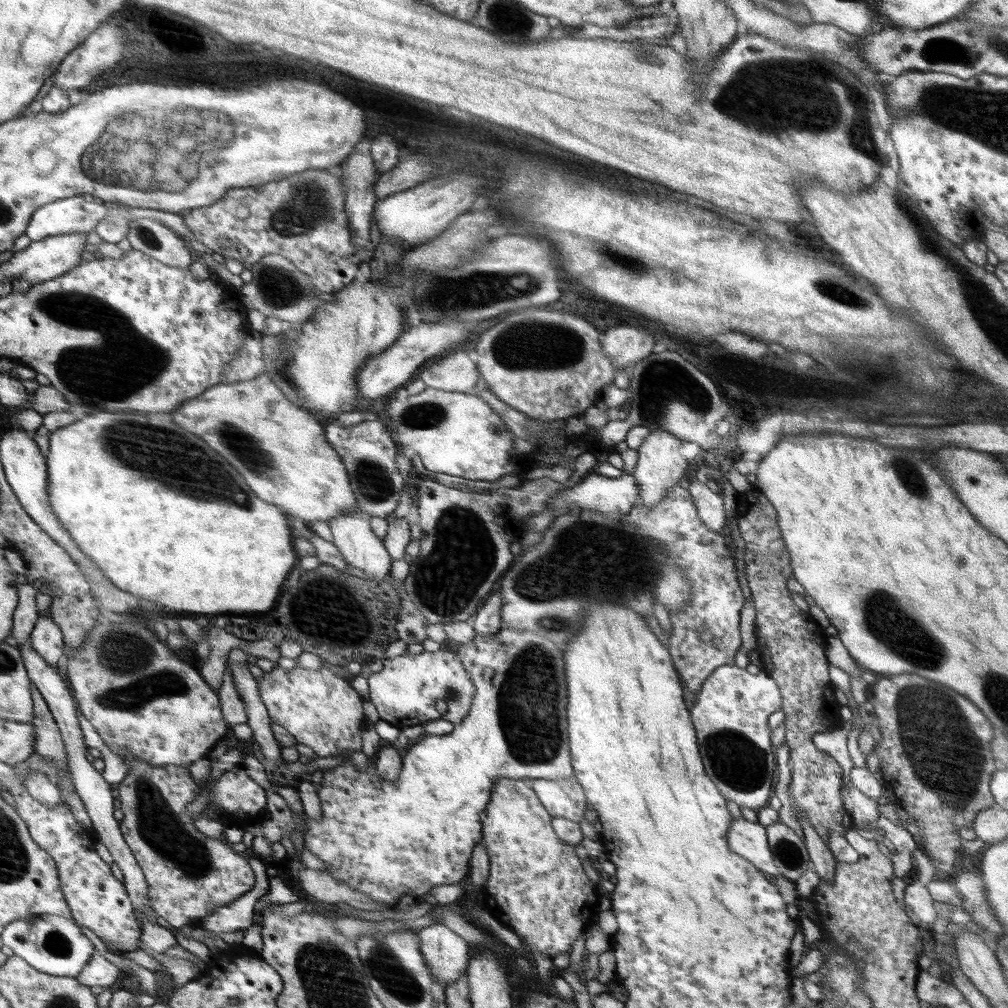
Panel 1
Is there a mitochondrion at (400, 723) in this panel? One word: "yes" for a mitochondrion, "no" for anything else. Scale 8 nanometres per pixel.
no

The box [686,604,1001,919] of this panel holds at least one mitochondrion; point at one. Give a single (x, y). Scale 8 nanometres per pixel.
(945, 755)

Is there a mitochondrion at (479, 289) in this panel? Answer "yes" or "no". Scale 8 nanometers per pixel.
yes

